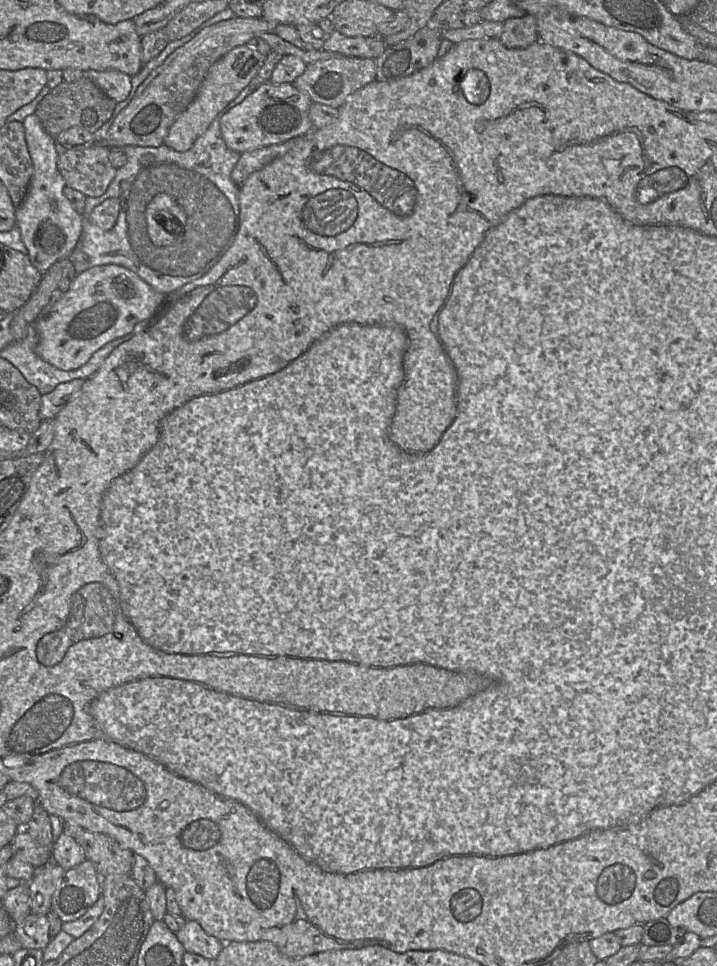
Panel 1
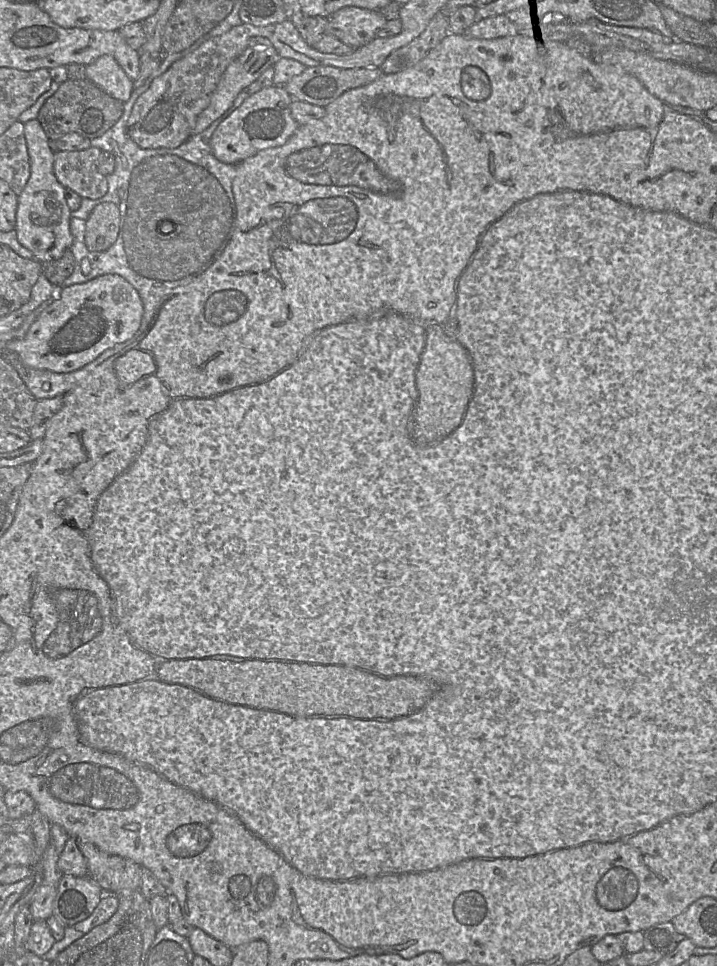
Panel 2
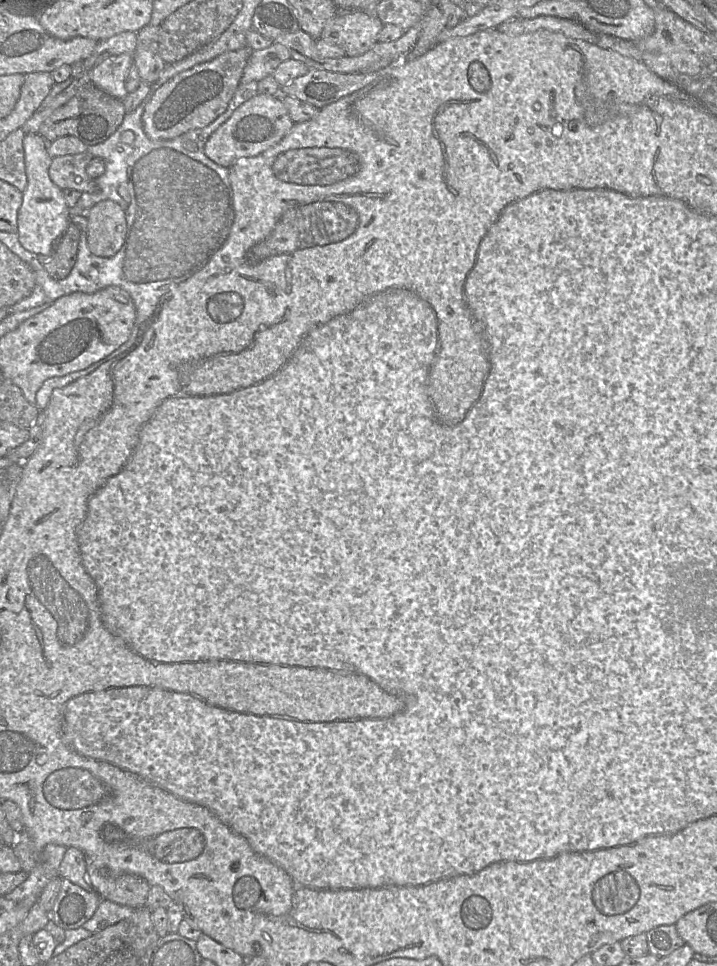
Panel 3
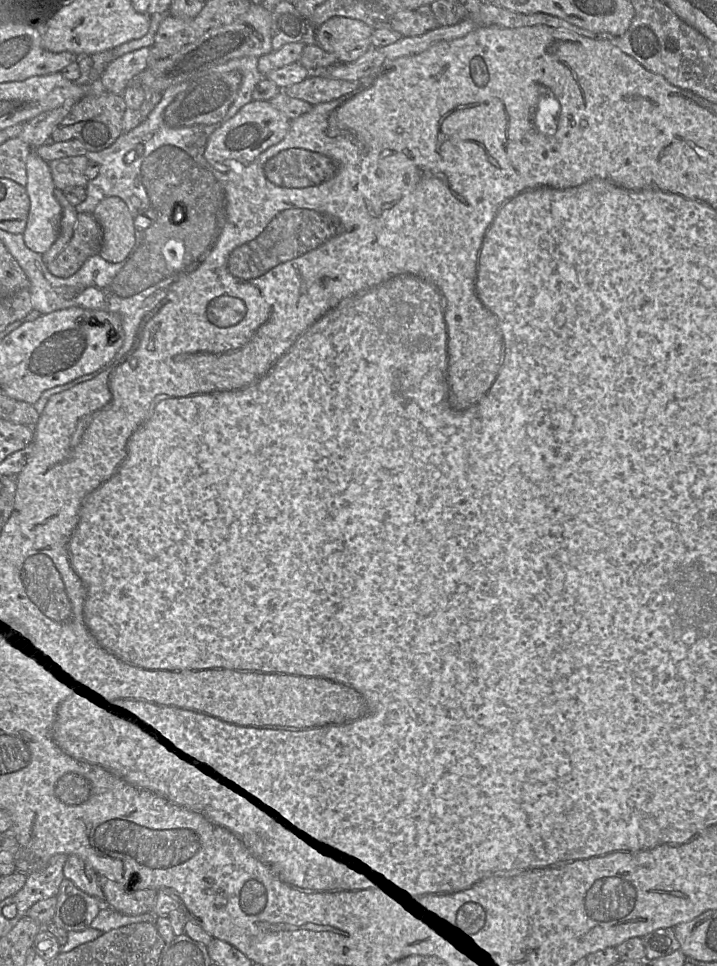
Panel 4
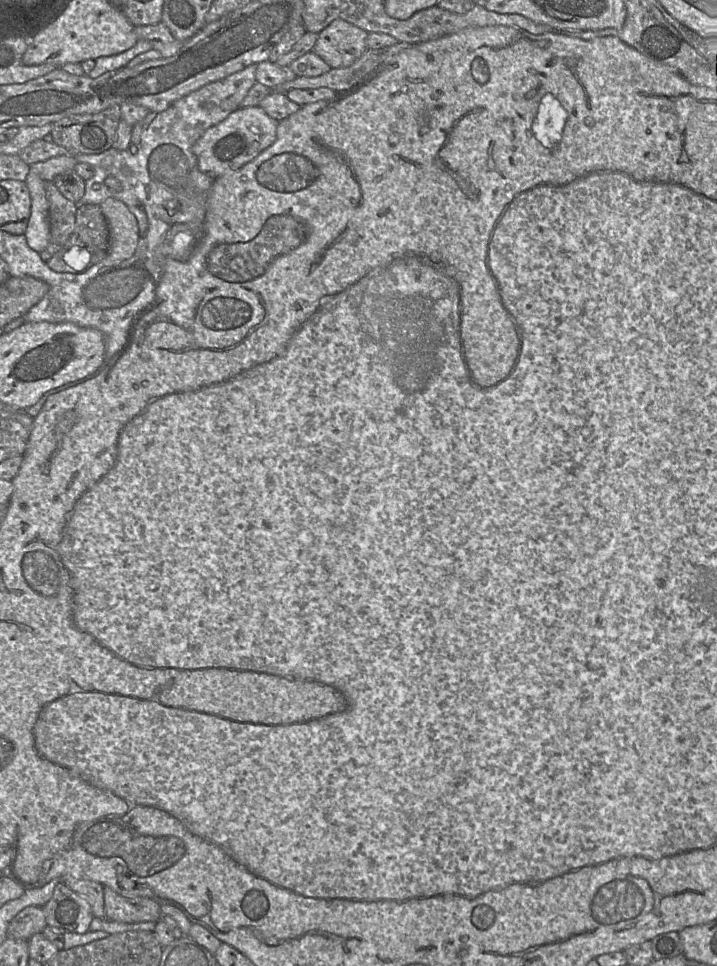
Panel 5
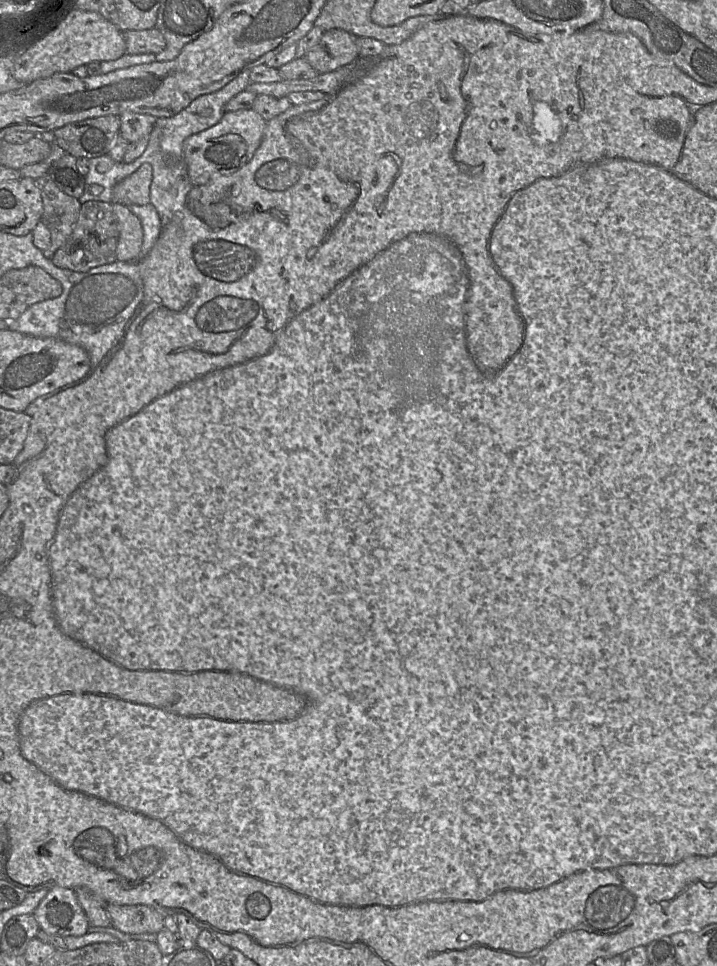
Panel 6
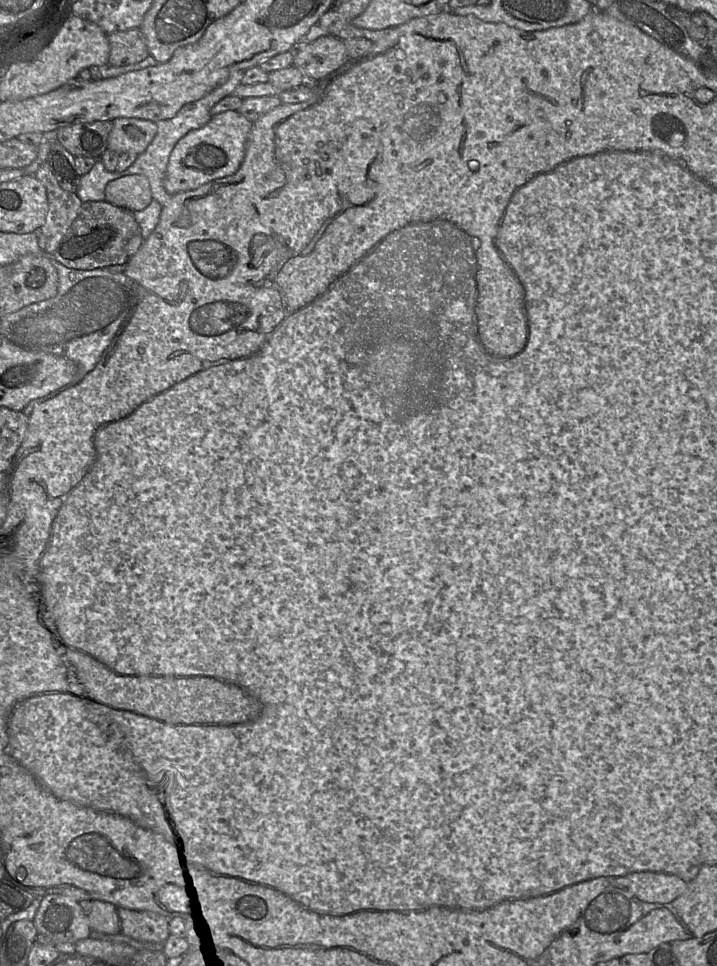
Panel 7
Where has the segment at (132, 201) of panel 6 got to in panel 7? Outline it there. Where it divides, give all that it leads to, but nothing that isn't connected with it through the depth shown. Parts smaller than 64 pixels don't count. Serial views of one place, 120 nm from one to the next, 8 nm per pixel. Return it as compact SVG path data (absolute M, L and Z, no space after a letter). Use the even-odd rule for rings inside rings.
M141 174L115 179L106 185L105 200L131 212L141 211L153 200L149 180Z

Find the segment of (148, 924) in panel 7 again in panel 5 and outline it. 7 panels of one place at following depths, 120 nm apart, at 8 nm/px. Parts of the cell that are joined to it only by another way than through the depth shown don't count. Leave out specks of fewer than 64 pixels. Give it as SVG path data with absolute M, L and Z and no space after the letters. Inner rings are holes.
M103 886L105 915L121 923L158 922L162 918L160 905L151 898L126 898Z

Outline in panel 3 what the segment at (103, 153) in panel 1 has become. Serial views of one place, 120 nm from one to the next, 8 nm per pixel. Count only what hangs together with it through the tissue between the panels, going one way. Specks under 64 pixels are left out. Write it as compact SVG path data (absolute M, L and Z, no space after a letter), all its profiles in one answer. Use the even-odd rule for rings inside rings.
M88 151L53 158L49 168L51 181L61 190L73 189L81 193L96 192L96 183L86 172L92 159L93 156Z

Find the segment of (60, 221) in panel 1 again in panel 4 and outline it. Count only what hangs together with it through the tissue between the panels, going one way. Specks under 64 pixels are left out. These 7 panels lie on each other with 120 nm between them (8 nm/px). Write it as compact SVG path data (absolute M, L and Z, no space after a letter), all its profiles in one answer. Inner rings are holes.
M32 149L26 161L27 184L26 192L30 199L30 209L23 240L27 248L40 255L47 252L57 239L62 209L54 196L55 185L48 162L44 161Z

